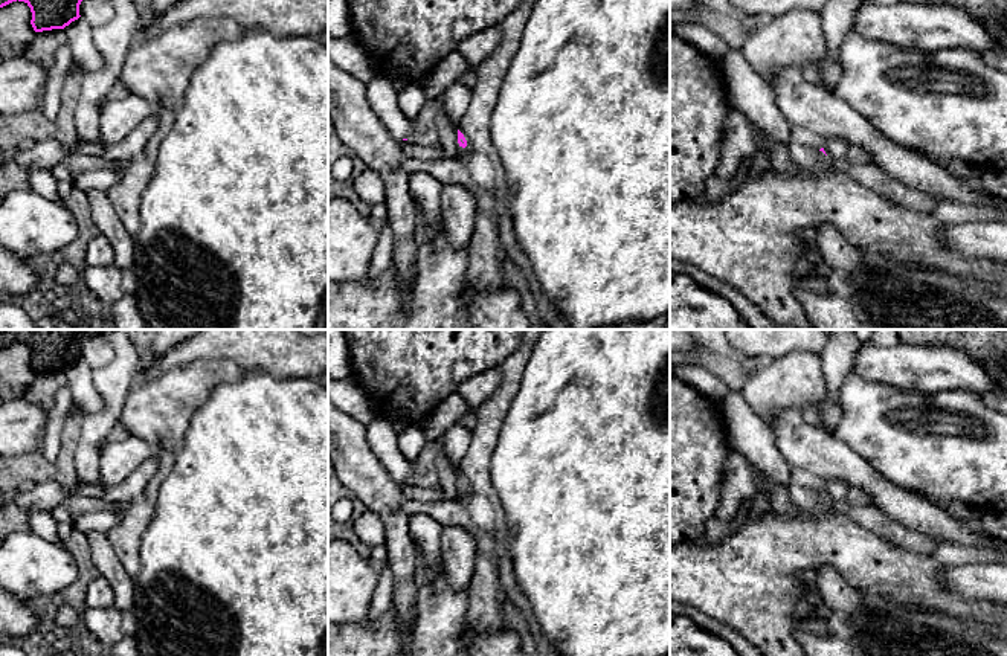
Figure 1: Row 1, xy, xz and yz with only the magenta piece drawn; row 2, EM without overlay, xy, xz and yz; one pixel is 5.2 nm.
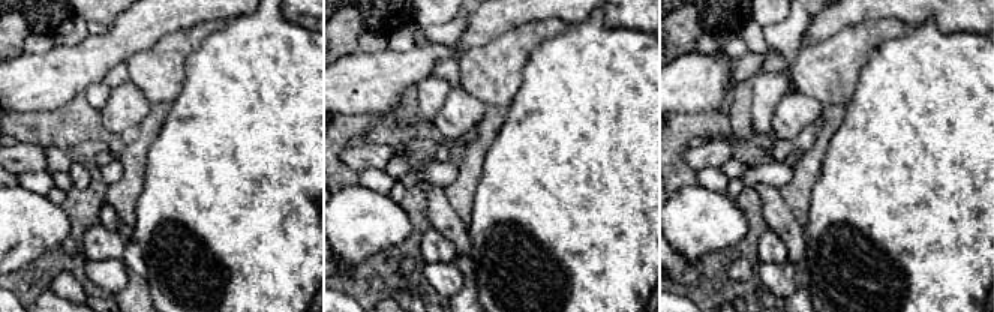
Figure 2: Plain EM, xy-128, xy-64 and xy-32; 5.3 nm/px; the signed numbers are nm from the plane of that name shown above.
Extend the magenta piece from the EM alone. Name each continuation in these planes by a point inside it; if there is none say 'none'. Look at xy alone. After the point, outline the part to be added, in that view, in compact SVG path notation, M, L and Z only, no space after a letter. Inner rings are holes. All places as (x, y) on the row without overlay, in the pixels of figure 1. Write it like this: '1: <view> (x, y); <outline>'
none

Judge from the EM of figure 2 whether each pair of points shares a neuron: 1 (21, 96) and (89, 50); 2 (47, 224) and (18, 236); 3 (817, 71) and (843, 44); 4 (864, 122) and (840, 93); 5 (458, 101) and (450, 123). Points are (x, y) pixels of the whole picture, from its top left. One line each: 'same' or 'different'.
1: same
2: same
3: same
4: different
5: same

